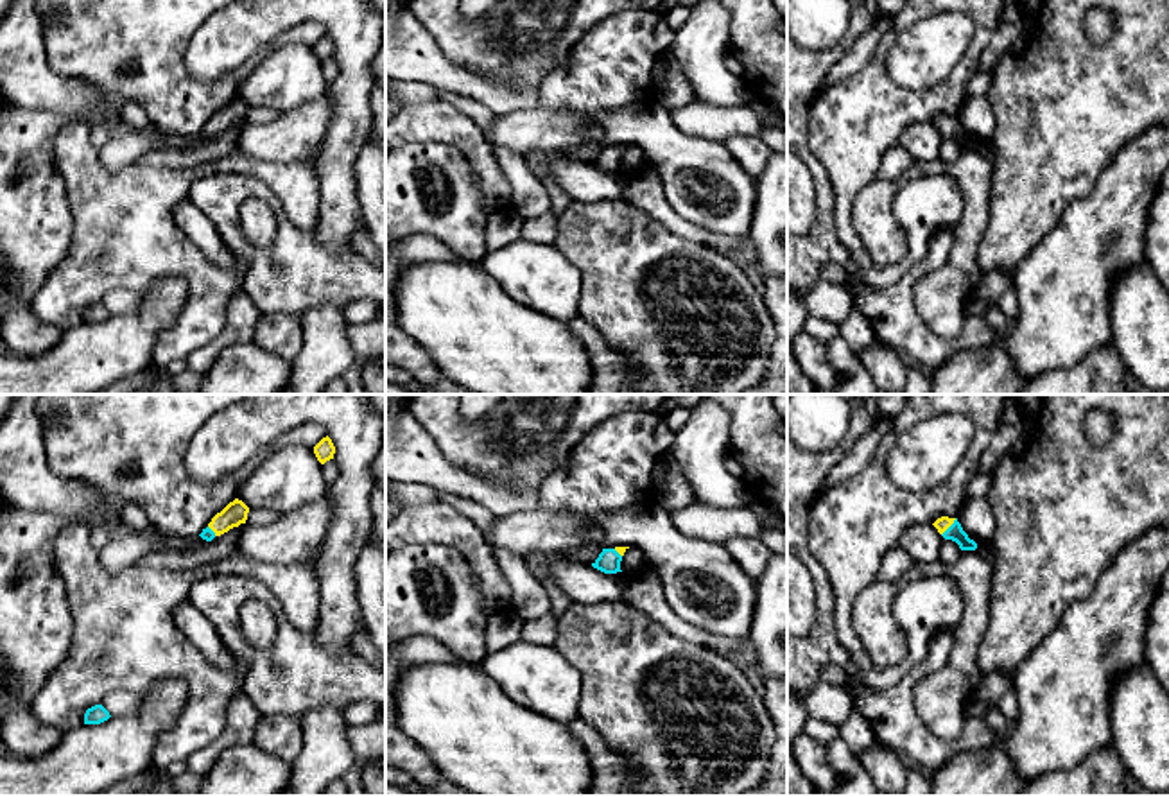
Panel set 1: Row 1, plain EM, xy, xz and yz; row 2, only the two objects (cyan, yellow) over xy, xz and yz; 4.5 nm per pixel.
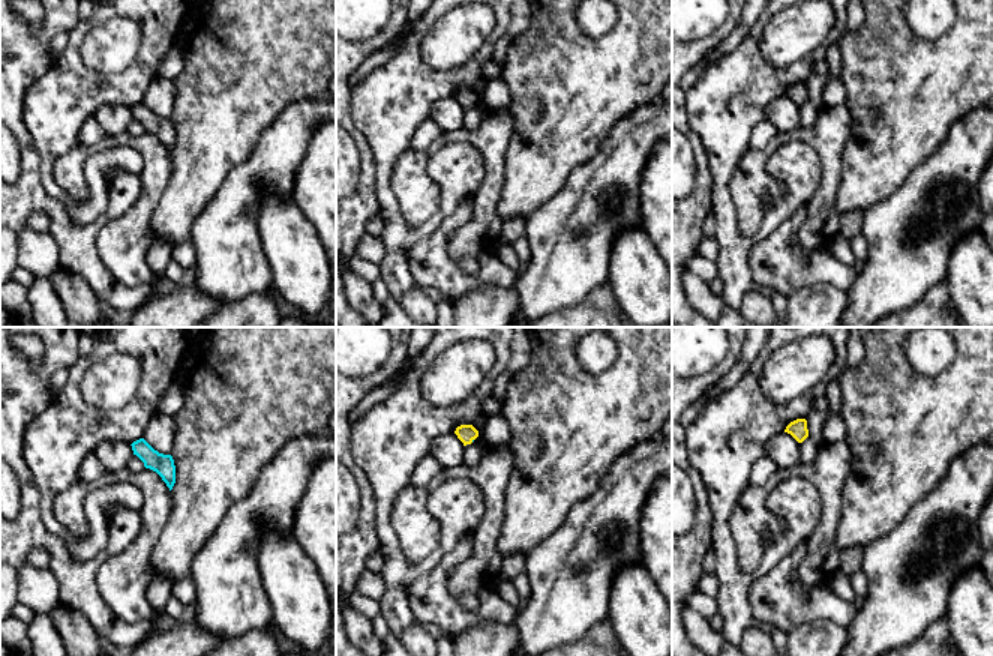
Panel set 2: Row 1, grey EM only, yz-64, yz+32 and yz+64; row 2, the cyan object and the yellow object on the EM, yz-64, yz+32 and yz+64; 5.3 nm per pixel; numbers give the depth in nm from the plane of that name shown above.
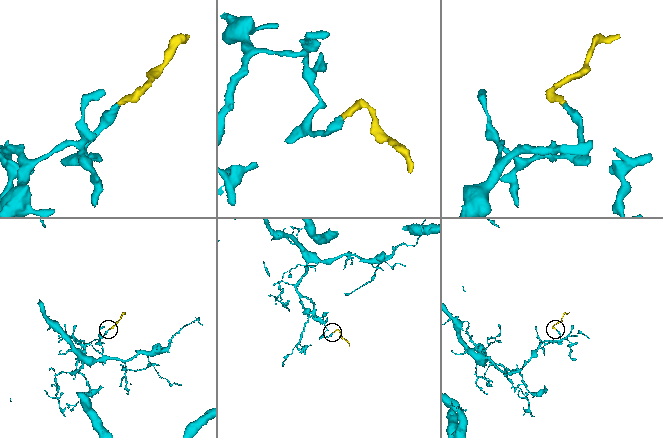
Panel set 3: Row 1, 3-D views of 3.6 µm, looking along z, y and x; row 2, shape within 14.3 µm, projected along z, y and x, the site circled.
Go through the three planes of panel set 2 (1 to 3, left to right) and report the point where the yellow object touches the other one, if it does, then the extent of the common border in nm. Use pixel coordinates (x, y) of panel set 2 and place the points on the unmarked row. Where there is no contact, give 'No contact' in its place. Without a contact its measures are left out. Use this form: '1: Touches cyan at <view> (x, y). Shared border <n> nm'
1: No contact
2: No contact
3: No contact

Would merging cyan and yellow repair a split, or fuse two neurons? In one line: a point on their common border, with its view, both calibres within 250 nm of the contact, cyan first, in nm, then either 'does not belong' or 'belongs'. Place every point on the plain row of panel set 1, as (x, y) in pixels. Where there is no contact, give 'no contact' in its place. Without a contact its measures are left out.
contact yz (949, 126); calibres 70 and 70 nm; belongs

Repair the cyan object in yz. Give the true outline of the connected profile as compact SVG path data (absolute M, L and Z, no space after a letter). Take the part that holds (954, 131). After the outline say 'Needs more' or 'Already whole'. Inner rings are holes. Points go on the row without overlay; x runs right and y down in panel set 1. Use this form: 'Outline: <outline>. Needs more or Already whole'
Outline: M941 115L932 122L945 138L952 138L961 149L975 149L977 142L968 136L957 117Z. Needs more

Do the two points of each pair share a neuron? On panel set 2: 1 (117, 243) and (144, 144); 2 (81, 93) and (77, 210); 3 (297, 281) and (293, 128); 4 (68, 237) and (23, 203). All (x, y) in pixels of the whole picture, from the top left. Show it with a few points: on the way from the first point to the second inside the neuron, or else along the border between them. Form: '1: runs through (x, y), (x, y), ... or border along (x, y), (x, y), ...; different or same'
1: runs through (137, 219), (152, 191), (152, 168); same
2: runs through (54, 122), (54, 135), (48, 153), (48, 182); same
3: border along (257, 200), (266, 192), (293, 200); different
4: runs through (62, 224), (44, 203), (36, 203); same

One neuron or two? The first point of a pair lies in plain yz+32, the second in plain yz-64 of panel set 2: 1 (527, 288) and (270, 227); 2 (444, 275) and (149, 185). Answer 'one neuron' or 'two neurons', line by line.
1: two neurons
2: two neurons

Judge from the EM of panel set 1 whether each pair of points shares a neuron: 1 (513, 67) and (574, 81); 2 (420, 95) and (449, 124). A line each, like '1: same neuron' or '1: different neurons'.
1: different neurons
2: different neurons

